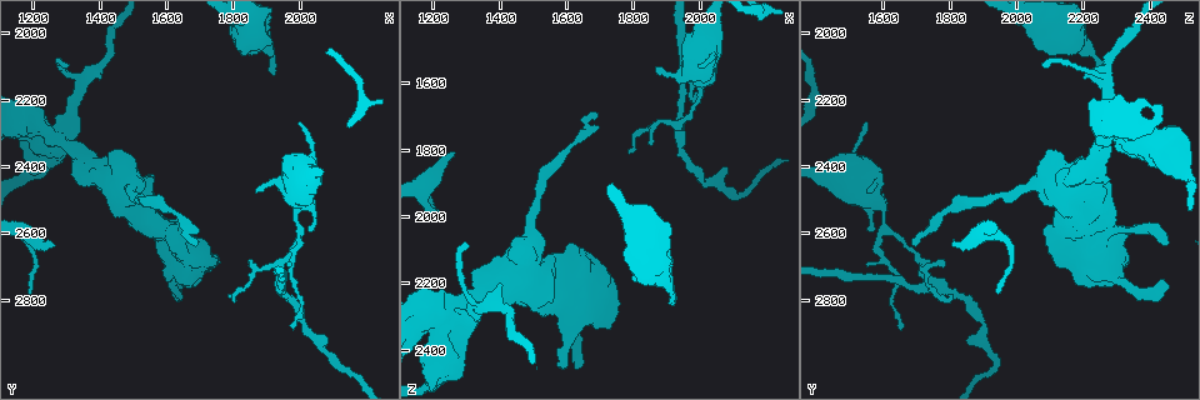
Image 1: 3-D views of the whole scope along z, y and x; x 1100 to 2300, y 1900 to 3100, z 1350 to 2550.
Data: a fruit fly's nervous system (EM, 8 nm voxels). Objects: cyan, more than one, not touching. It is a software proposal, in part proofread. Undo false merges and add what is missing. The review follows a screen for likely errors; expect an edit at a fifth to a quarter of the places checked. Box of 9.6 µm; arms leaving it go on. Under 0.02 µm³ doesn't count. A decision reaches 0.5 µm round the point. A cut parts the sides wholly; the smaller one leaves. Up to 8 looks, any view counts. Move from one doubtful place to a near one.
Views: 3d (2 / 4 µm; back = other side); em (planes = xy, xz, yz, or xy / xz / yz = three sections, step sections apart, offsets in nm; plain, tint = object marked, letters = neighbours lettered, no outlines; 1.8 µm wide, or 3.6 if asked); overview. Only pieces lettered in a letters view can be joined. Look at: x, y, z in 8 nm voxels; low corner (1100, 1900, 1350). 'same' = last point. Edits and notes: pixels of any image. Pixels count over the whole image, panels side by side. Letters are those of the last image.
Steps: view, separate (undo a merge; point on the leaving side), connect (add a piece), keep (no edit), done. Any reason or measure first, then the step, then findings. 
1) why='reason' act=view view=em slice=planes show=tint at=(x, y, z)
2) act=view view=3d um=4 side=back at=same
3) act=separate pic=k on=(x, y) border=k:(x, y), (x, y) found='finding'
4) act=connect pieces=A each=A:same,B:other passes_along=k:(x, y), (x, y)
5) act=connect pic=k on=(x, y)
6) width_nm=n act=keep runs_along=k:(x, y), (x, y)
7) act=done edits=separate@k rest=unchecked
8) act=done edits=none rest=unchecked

why='closes a loop' act=view view=em slice=planes show=plain at=(1940, 2680, 1710)

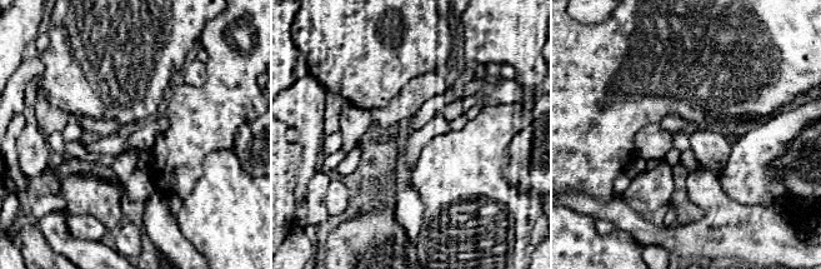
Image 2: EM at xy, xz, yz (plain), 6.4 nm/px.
act=view view=em slice=planes show=letters at=same

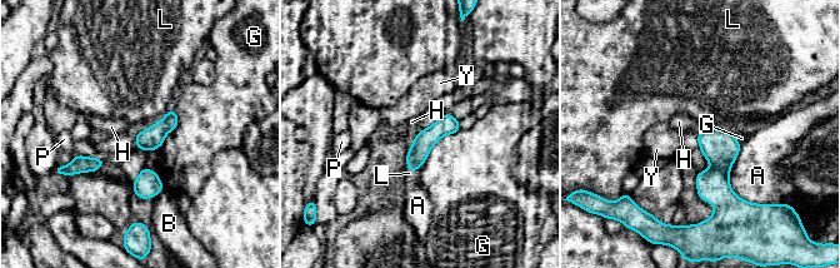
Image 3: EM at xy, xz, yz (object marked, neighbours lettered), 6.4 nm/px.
width_nm=130 act=separate pic=3 on=(713, 184) each=A:other,B:other,G:other,H:other,L:other,P:other,Y:other border=3:(713, 165), (728, 174) found='two cells meet here'

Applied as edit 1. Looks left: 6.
act=view view=overview

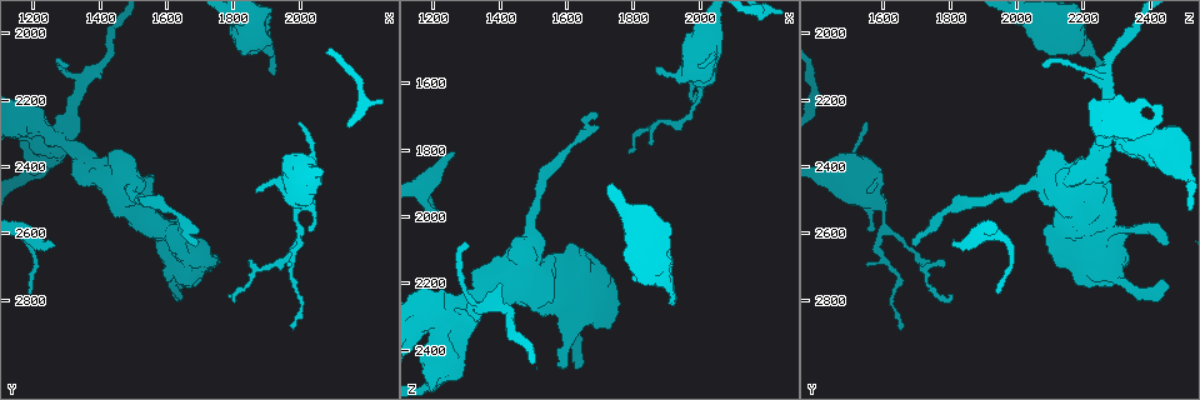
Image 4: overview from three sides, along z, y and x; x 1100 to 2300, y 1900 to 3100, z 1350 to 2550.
why='branch stops here' act=view view=em slice=planes show=letters at=(1260, 2620, 1820)

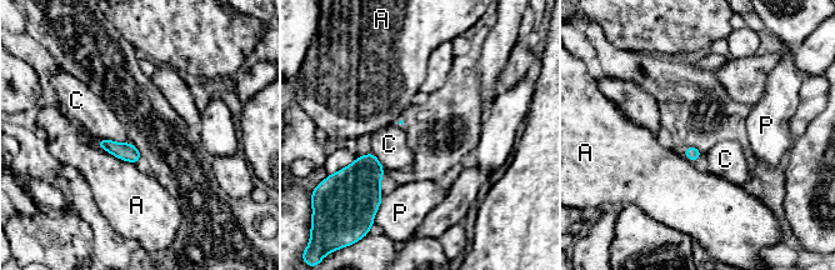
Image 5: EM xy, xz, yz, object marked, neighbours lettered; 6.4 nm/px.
act=keep each=A:other,C:other,P:other border=5:(99, 139), (129, 141) found='none of them fits'

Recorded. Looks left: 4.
why='thin neck' act=view view=em slice=planes show=plain at=(1280, 2300, 2290)

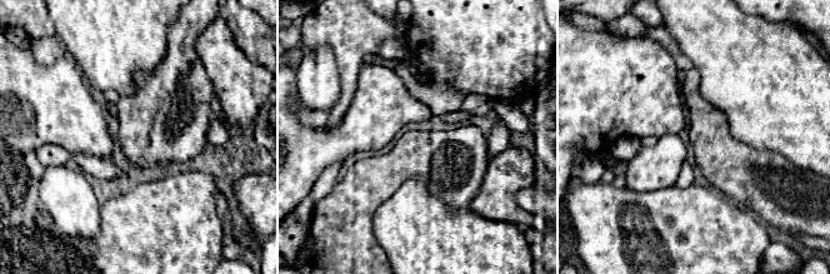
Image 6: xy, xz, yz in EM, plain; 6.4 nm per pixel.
act=view view=em slice=planes show=tint at=same

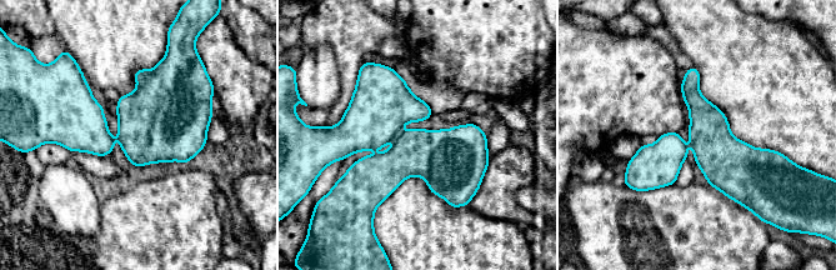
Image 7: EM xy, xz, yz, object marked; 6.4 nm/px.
why='what lies round it' act=view view=em slice=planes show=letters at=same

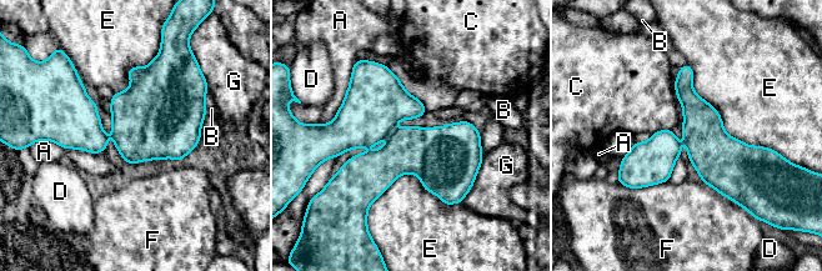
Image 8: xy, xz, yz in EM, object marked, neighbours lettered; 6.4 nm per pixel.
width_nm=300 act=keep each=A:other,B:other,C:other,D:other,E:other,F:other,G:other found='one cell here'

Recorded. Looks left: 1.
act=done edits=separate@3 rest=unchecked

